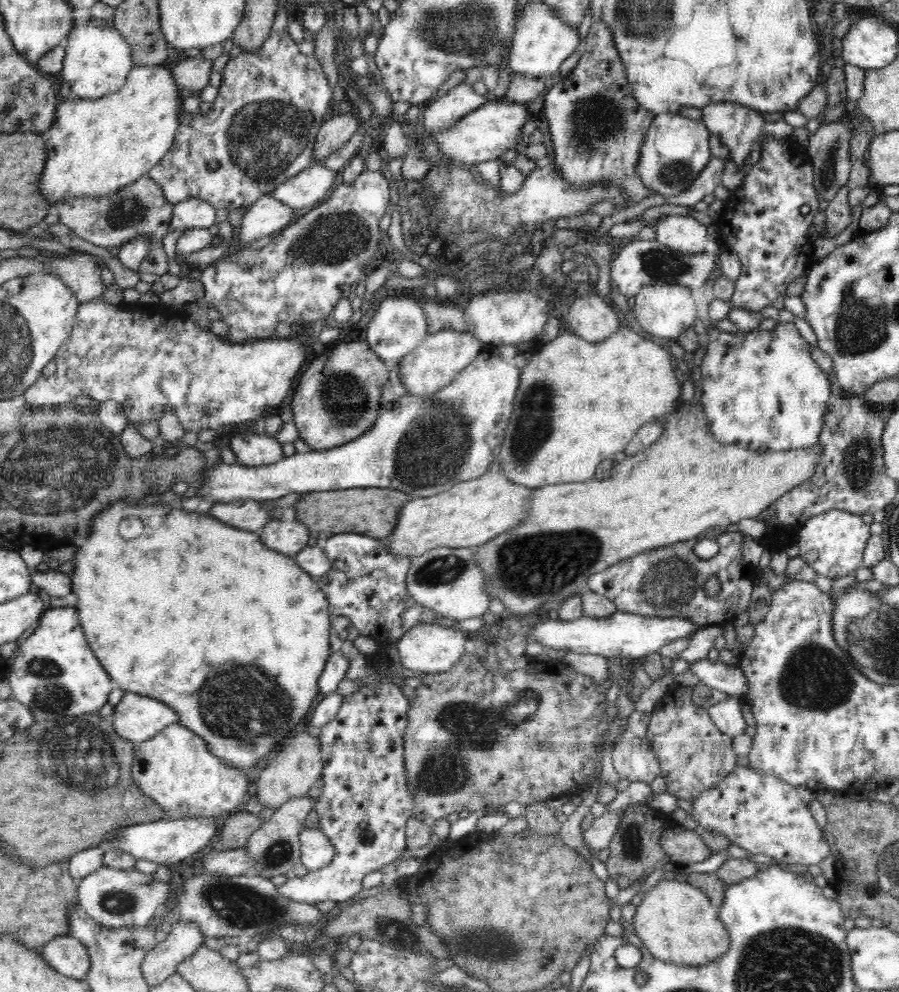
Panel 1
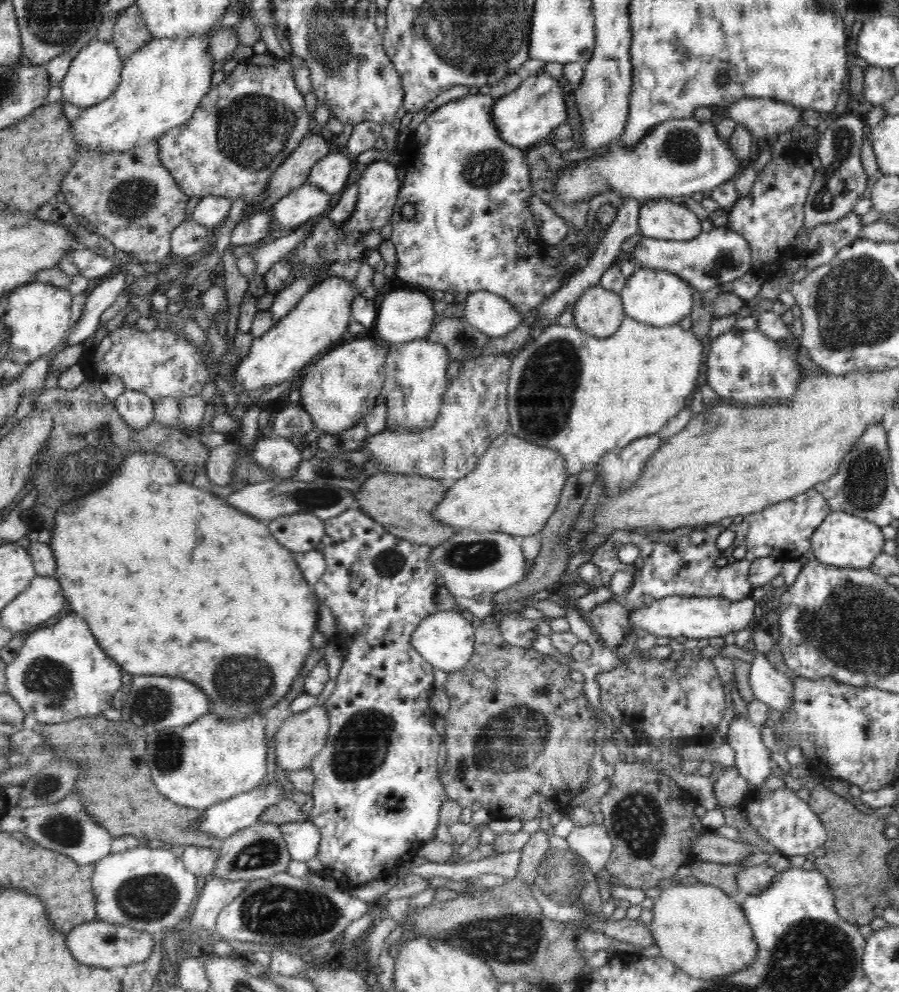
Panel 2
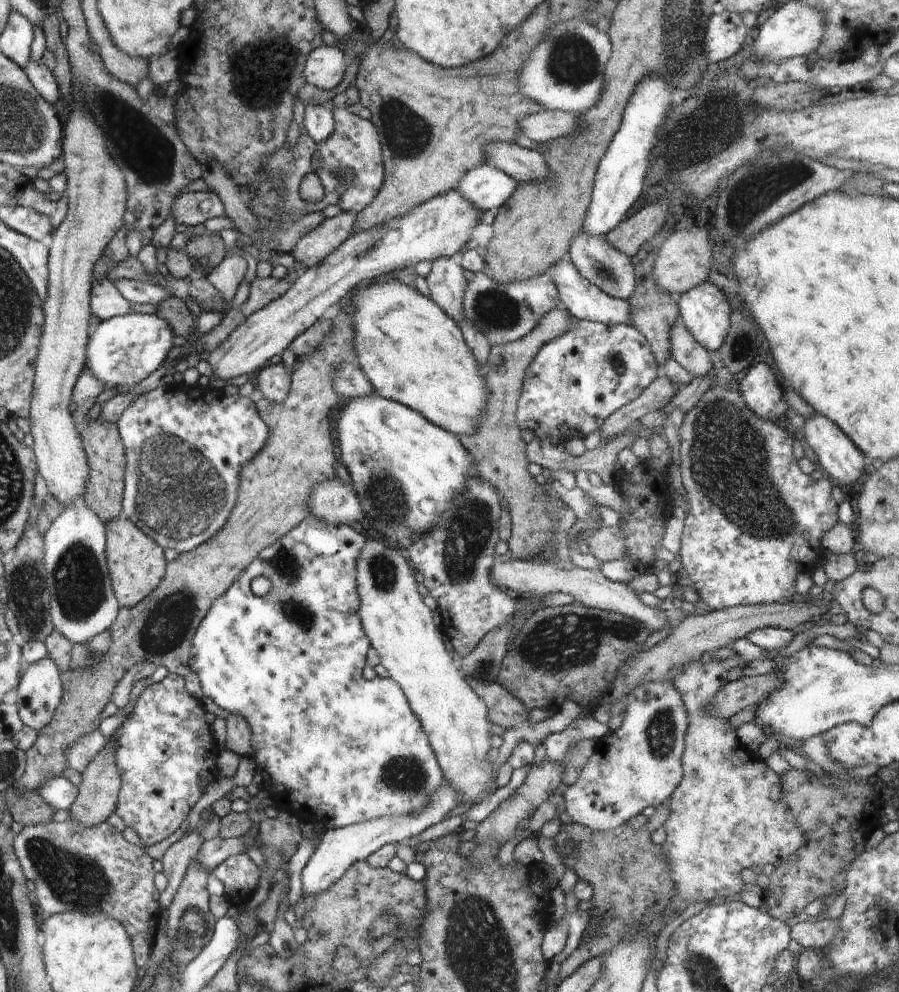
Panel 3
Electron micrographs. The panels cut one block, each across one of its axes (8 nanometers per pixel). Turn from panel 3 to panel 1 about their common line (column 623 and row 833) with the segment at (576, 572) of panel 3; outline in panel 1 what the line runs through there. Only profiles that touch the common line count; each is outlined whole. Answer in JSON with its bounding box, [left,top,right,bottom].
[583,810,623,853]

